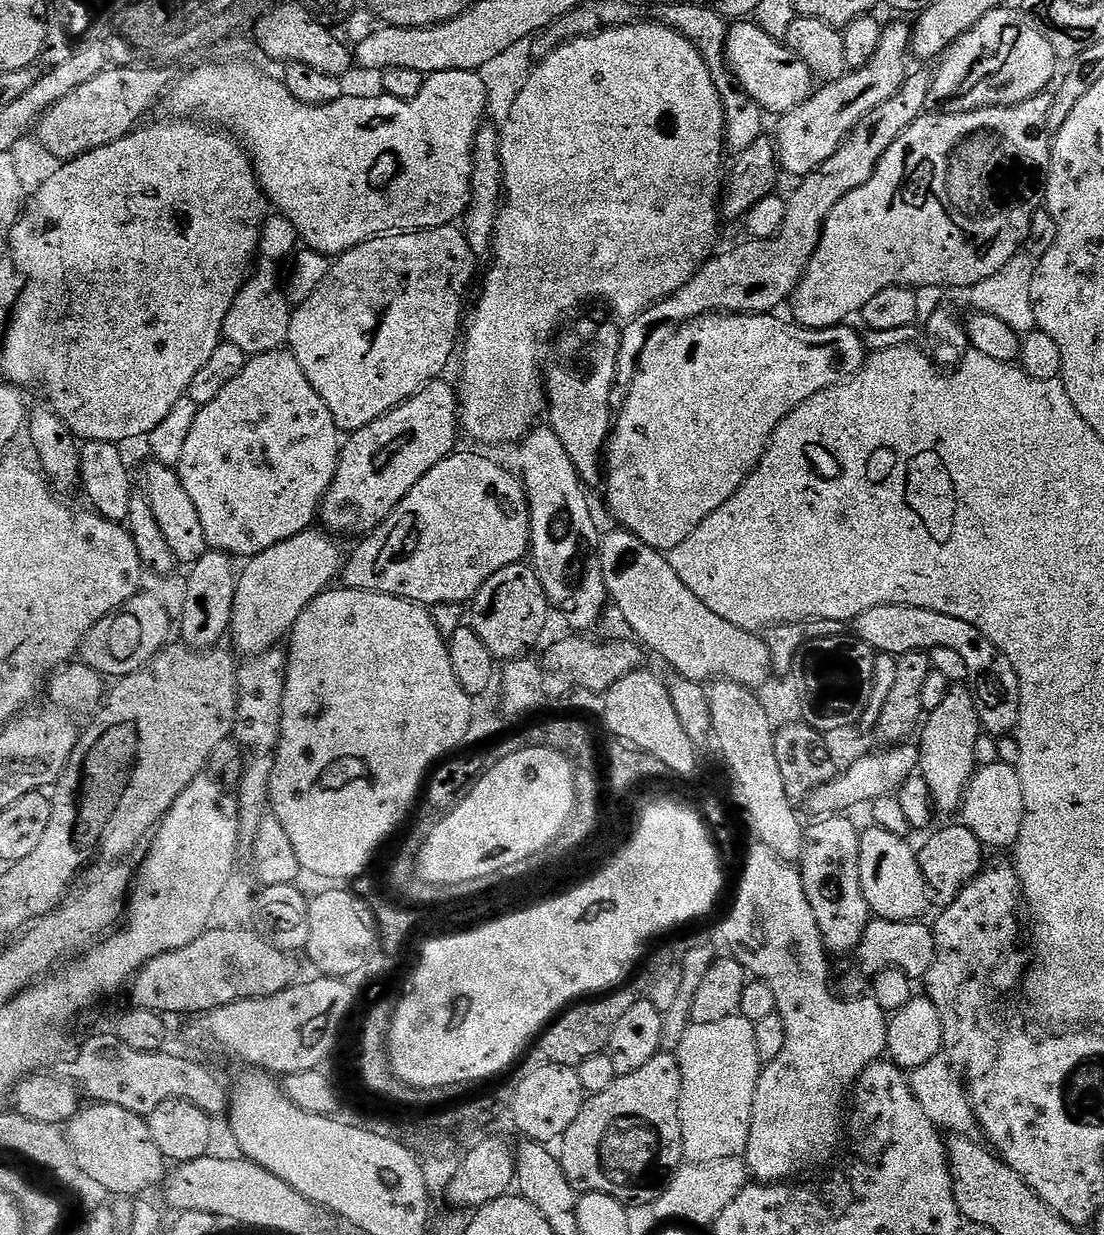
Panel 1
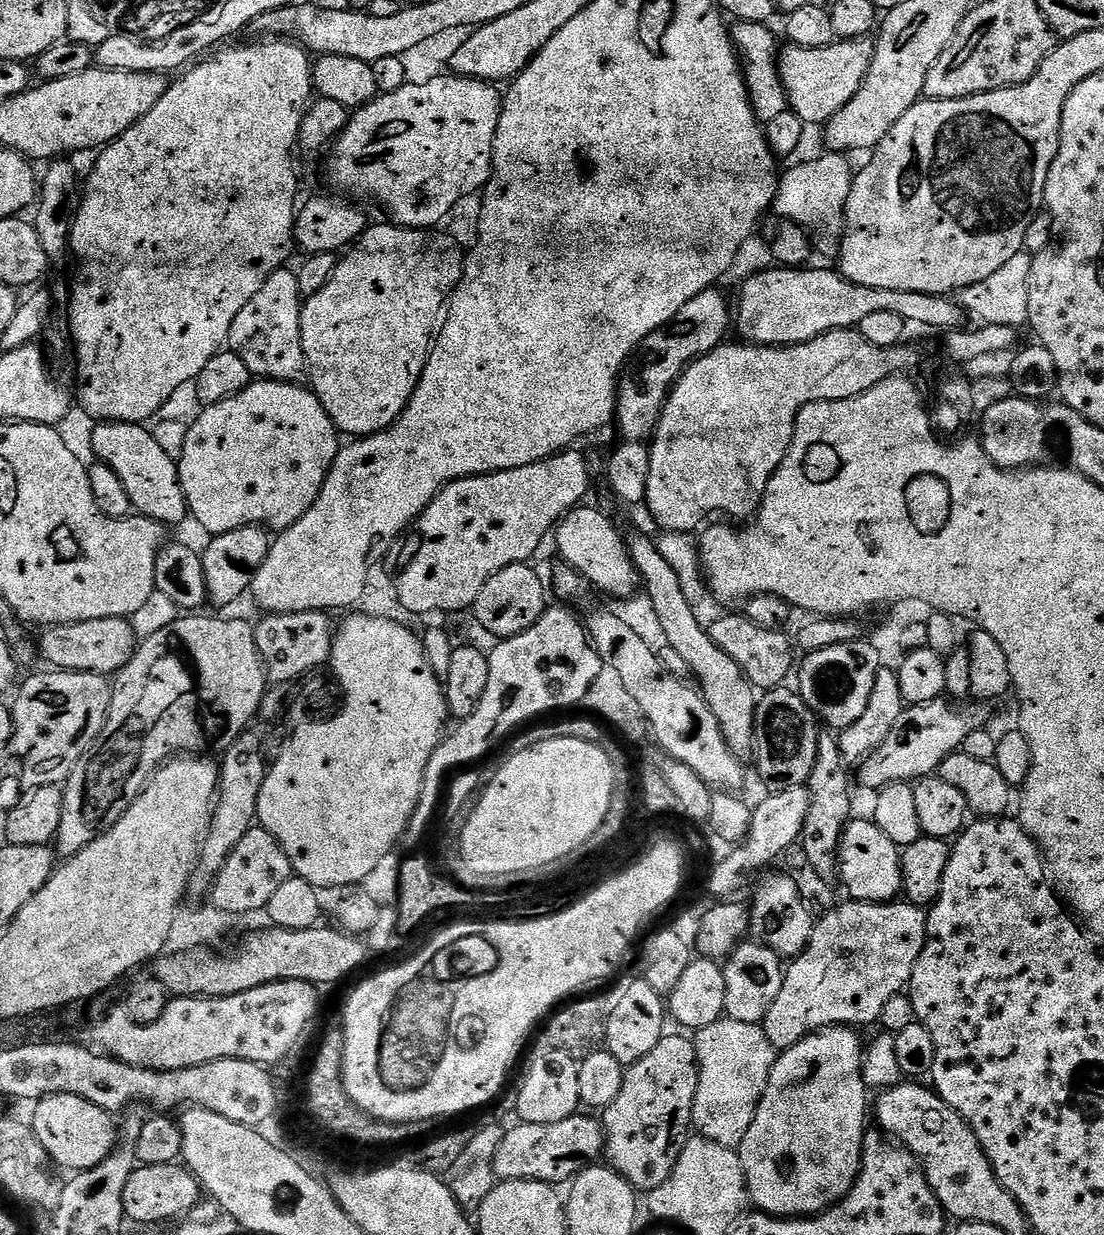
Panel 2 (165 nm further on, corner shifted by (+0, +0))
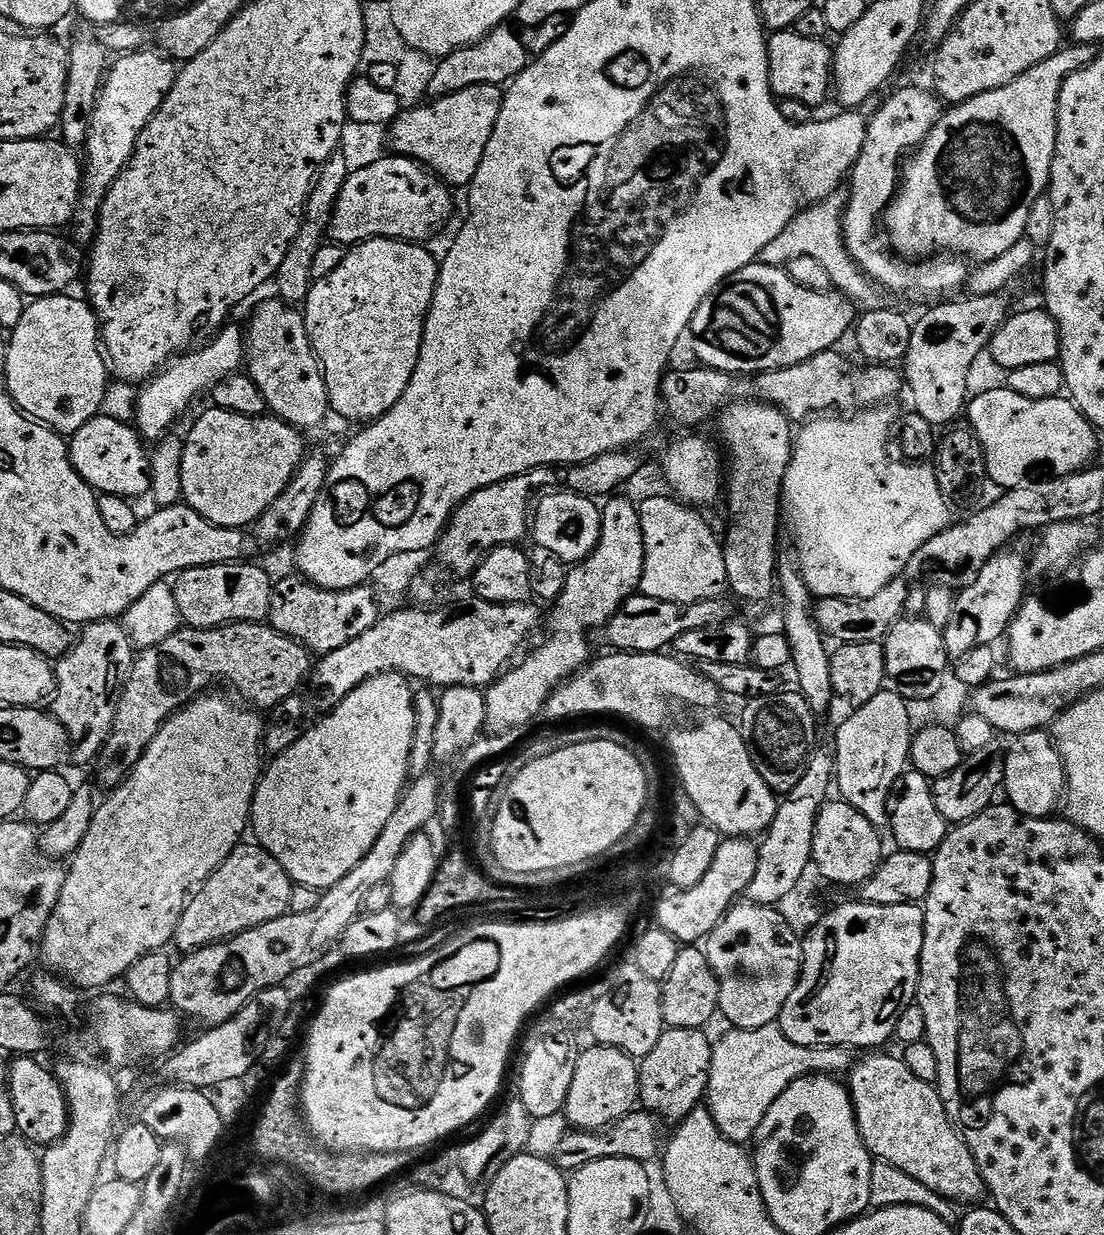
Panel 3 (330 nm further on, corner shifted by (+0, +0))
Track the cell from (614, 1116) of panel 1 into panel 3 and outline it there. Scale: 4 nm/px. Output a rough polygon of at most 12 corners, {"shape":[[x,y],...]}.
{"shape":[[665,1027],[639,1061],[639,1103],[682,1121],[708,1091],[713,1041]]}

